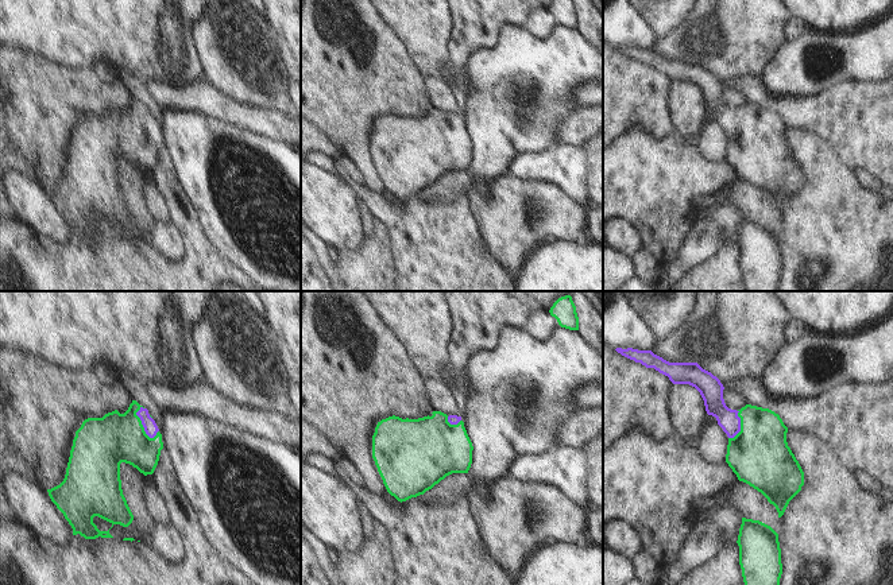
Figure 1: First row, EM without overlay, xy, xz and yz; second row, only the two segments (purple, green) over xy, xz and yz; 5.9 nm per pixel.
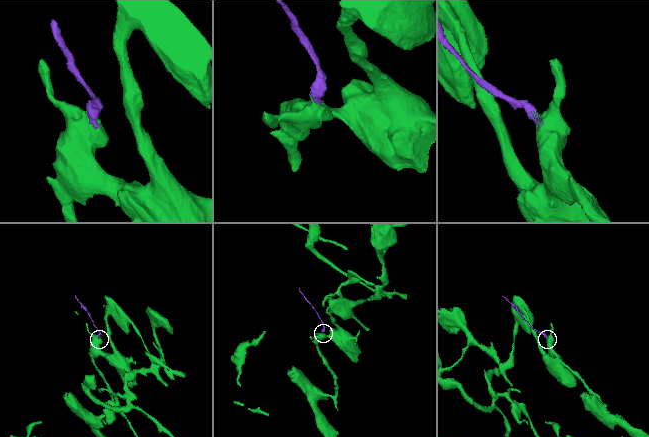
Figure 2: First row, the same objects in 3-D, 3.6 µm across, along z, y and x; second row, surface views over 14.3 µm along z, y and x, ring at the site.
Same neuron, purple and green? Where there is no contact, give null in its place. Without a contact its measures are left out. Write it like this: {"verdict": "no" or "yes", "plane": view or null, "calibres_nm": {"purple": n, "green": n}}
{"verdict": "yes", "plane": "xy", "calibres_nm": {"purple": 80, "green": 300}}

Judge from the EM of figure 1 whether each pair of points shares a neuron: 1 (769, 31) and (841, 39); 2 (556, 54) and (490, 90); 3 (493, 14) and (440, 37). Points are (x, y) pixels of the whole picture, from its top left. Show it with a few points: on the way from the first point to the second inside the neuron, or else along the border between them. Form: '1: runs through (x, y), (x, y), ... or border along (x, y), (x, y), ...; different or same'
1: border along (784, 38), (766, 65); different
2: runs through (540, 70), (529, 80), (511, 80), (506, 85); same
3: border along (453, 14), (449, 61); different

